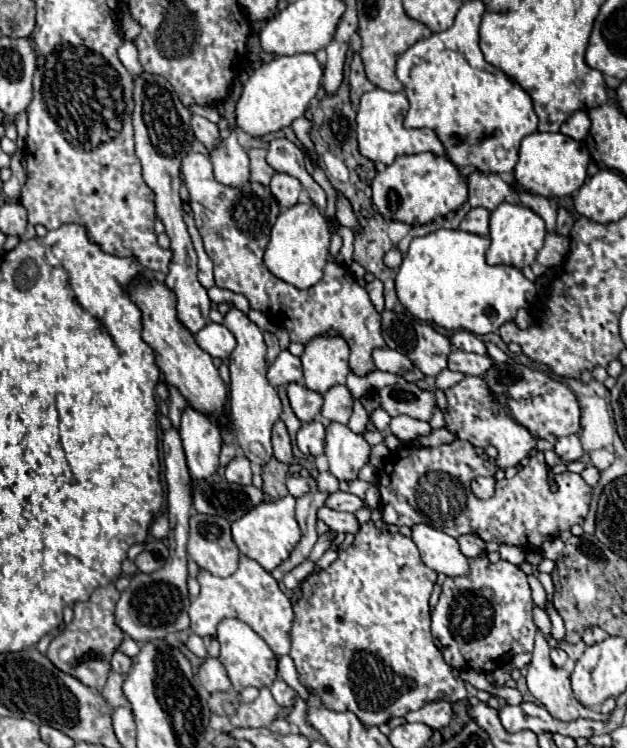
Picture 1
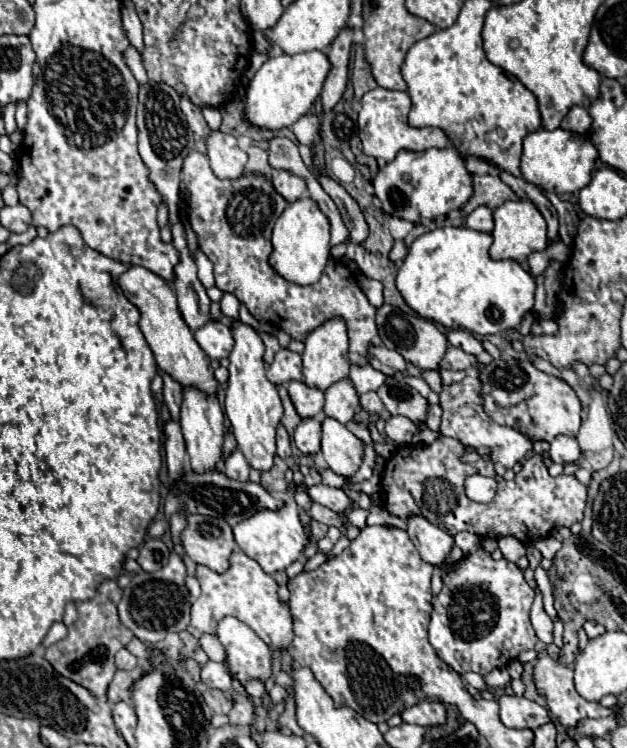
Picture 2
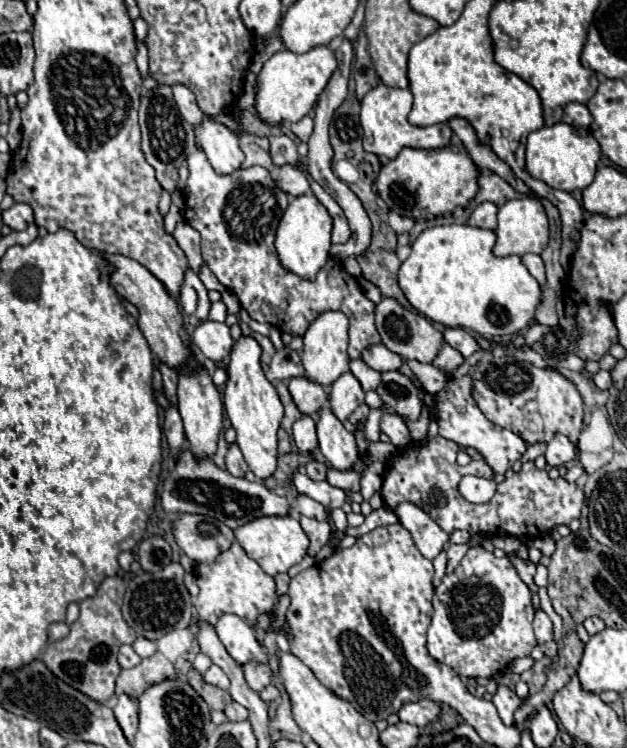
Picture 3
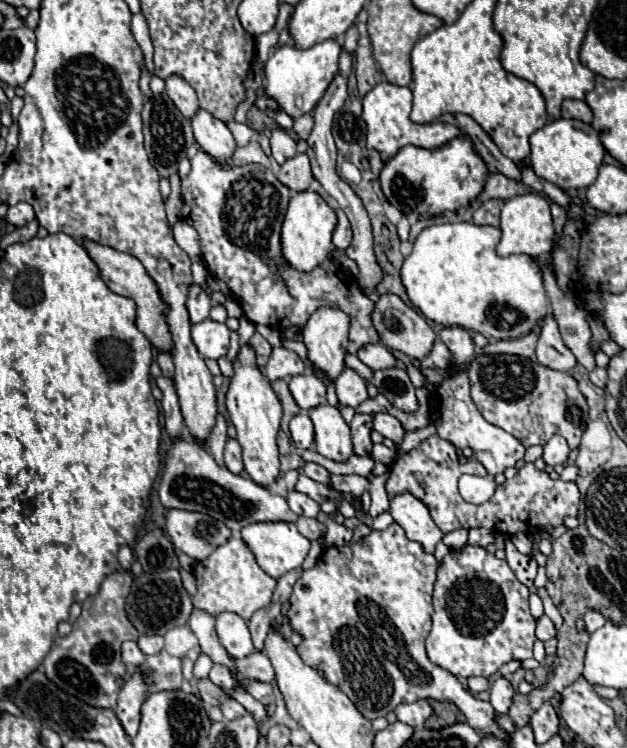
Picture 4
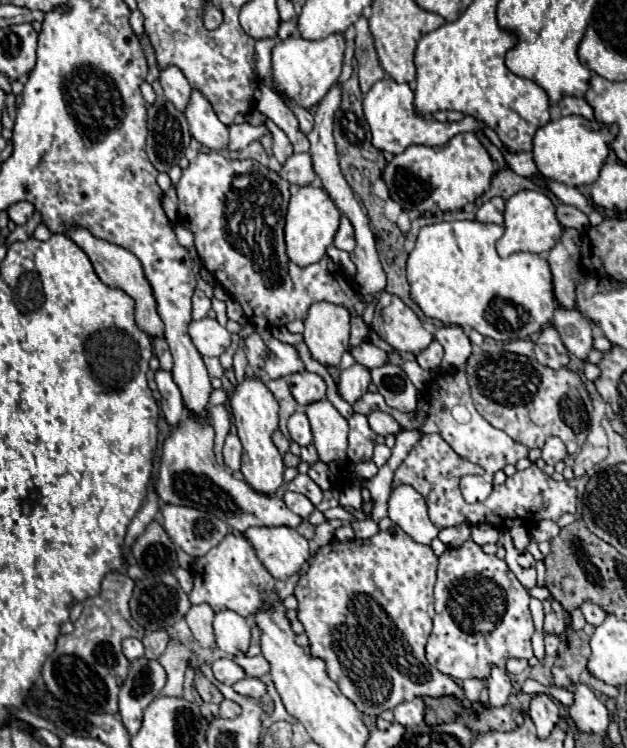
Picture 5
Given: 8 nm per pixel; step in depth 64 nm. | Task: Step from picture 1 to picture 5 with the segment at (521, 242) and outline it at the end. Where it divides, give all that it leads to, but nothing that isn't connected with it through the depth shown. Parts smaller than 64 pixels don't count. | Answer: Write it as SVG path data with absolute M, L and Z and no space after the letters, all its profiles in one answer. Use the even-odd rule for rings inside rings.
M522 190L506 200L504 208L504 236L498 240L496 250L500 256L510 256L514 252L532 252L544 254L548 252L562 234L562 226L554 214L554 204L544 192Z

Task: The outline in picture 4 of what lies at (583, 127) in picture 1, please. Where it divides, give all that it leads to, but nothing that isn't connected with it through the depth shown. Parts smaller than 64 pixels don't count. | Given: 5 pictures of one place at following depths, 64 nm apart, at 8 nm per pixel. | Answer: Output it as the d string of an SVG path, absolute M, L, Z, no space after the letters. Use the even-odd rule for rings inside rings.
M564 100L562 104L562 118L572 118L590 124L592 122L592 110L582 100Z

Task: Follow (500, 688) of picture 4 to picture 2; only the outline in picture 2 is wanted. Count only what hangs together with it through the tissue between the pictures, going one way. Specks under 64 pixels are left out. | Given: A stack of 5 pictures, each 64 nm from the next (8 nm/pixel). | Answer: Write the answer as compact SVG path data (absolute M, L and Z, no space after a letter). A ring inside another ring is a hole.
M500 696L500 720L508 728L540 728L552 722L548 710L522 696Z

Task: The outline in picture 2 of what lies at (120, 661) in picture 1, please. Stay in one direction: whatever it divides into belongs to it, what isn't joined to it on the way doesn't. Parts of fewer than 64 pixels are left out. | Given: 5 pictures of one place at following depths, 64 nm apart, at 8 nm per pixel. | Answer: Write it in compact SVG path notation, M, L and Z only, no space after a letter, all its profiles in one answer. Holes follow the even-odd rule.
M126 648L116 652L116 668L118 670L132 670L132 668L136 668L136 664L138 664L138 658L132 656Z

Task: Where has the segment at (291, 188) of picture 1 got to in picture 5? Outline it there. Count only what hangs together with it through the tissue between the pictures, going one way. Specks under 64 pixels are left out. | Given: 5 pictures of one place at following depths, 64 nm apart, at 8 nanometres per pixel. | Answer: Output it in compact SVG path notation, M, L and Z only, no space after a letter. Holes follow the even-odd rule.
M292 154L278 174L294 186L308 186L316 178L310 154Z

